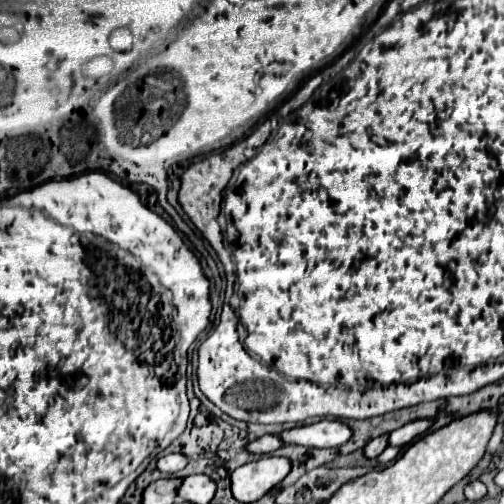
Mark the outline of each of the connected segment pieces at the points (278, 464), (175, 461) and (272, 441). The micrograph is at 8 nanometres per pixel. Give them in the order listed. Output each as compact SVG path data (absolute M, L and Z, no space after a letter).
M260 457L258 461L250 461L232 471L232 493L242 503L254 503L276 487L290 469L288 457Z
M170 453L170 455L164 455L164 457L158 459L158 469L162 473L176 473L176 471L184 469L186 463L188 463L186 455L182 455L182 453Z
M264 435L264 437L256 439L256 441L252 441L248 445L248 451L252 451L252 453L272 453L272 451L276 451L280 447L284 447L284 441L280 441L278 435Z

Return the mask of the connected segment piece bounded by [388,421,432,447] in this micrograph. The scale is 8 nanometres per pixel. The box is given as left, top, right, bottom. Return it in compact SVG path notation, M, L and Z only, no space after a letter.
M412 421L412 423L408 423L408 425L404 425L404 427L396 429L396 431L392 431L392 433L388 435L388 445L390 445L390 447L404 447L404 445L408 445L414 437L422 435L430 425L432 425L432 421Z

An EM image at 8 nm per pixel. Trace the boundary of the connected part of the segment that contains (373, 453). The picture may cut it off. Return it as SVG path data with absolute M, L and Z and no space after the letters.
M386 435L376 437L376 439L372 439L372 441L366 445L366 447L364 447L364 457L366 457L366 459L376 459L384 449L386 449Z

